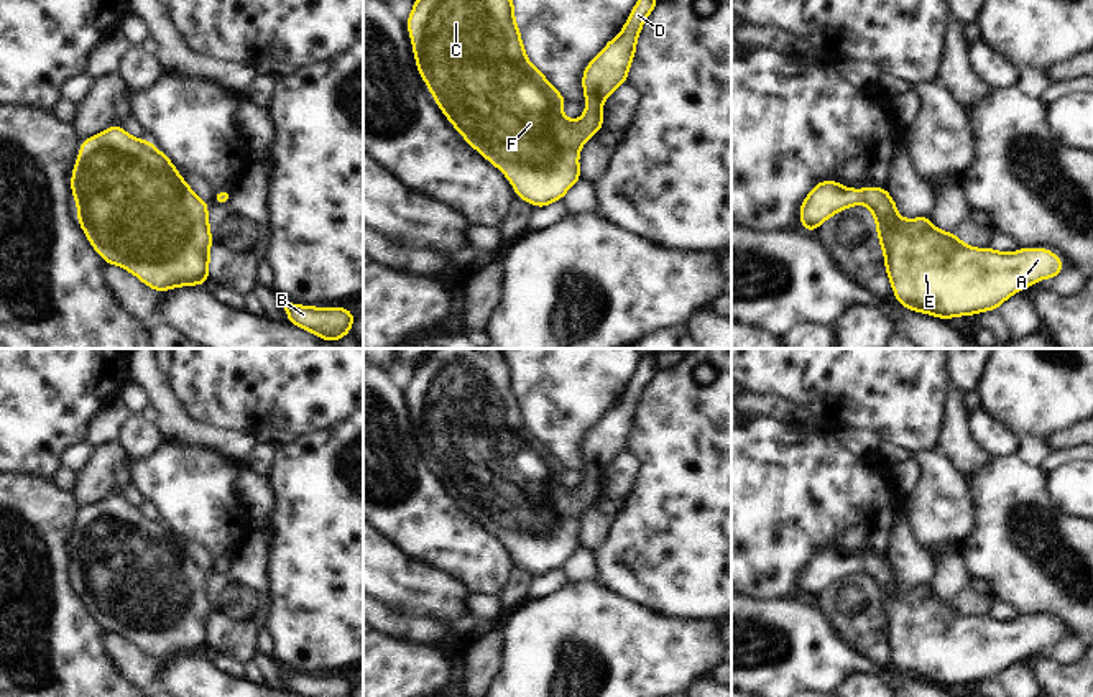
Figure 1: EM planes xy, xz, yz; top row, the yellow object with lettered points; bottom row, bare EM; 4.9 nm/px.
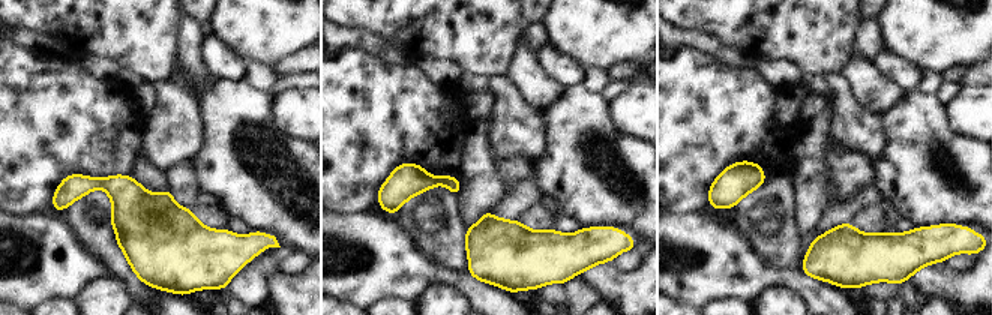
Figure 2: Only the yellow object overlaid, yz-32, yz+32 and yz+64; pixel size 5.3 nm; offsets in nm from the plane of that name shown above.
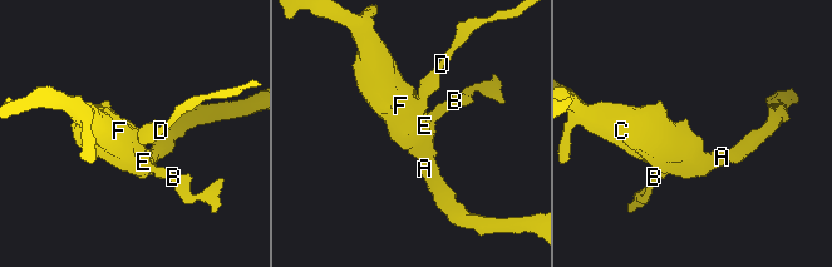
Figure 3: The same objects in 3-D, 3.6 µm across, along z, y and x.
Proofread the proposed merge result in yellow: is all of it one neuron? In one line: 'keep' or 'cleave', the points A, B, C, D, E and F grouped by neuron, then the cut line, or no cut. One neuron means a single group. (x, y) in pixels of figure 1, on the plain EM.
keep; A B C D E F; no cut

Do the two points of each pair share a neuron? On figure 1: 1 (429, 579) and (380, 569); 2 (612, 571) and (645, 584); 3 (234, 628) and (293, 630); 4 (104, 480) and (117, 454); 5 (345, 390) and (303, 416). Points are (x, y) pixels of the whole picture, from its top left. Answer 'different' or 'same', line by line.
1: same
2: same
3: different
4: same
5: same

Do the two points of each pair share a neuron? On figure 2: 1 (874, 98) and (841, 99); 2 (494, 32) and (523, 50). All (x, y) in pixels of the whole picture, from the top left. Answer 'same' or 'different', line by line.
1: different
2: different

